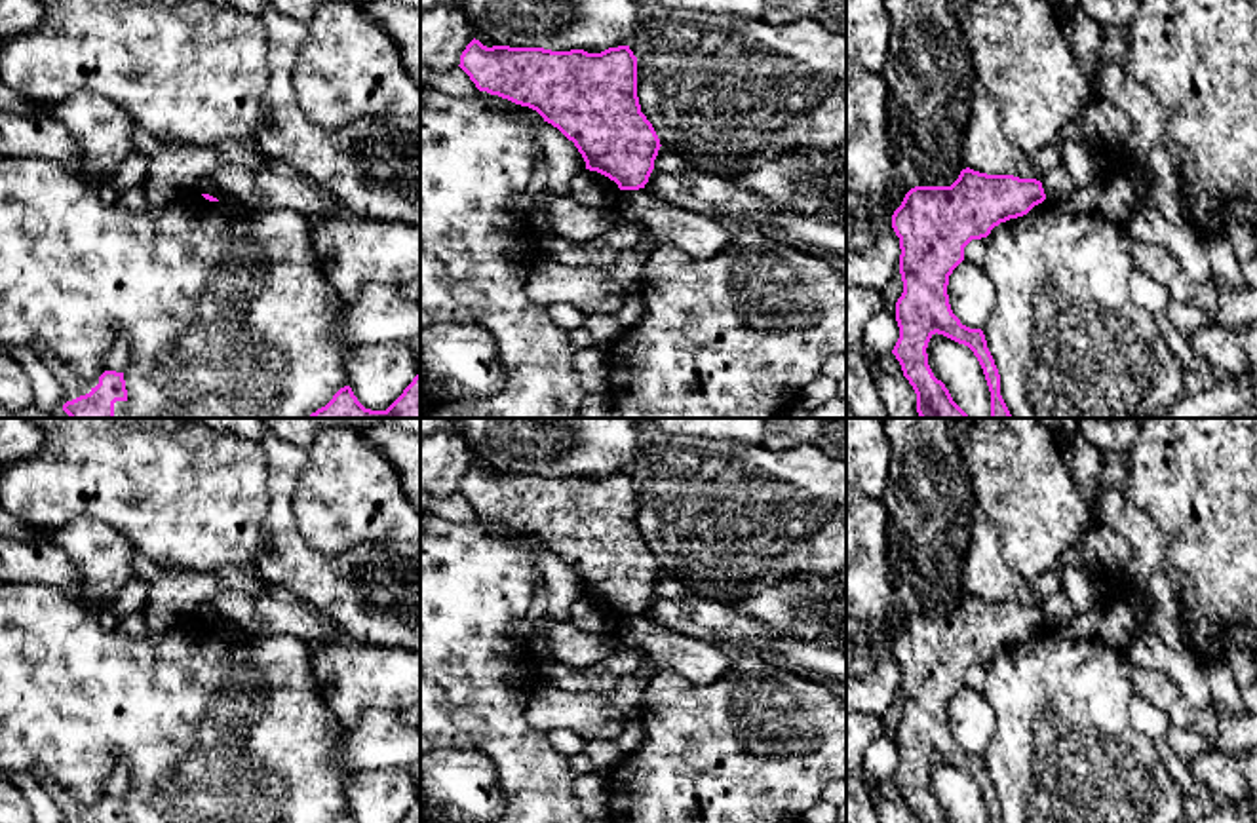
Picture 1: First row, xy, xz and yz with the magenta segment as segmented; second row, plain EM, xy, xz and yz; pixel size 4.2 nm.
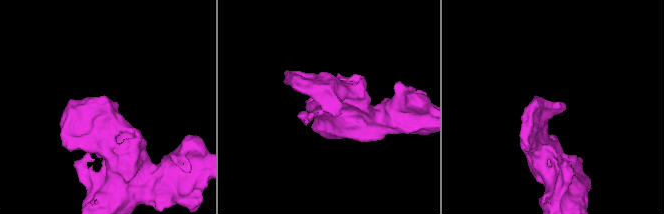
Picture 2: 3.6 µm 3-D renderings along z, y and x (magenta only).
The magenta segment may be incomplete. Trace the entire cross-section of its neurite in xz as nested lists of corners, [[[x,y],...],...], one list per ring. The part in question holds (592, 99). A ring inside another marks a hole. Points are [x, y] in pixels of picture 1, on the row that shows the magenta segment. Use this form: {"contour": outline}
{"contour": [[[474,38],[462,51],[458,67],[479,91],[536,110],[544,122],[574,143],[586,169],[609,177],[620,190],[639,190],[648,182],[662,144],[652,124],[641,112],[637,57],[629,46],[588,53],[584,49],[487,48]]]}

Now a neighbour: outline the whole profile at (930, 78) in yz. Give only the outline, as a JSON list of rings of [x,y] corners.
[[[884,0],[890,15],[890,57],[882,78],[888,86],[888,131],[896,165],[892,184],[880,196],[846,194],[846,287],[884,291],[899,270],[899,238],[892,215],[915,186],[951,186],[966,162],[960,144],[966,135],[977,76],[951,0]]]

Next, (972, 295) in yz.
[[[962,260],[949,276],[947,295],[953,314],[970,329],[983,329],[996,302],[989,274],[968,260]]]

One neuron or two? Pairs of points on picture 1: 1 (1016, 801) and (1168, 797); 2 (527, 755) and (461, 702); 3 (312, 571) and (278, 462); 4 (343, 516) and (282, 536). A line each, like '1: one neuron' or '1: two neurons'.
1: one neuron
2: one neuron
3: one neuron
4: two neurons

